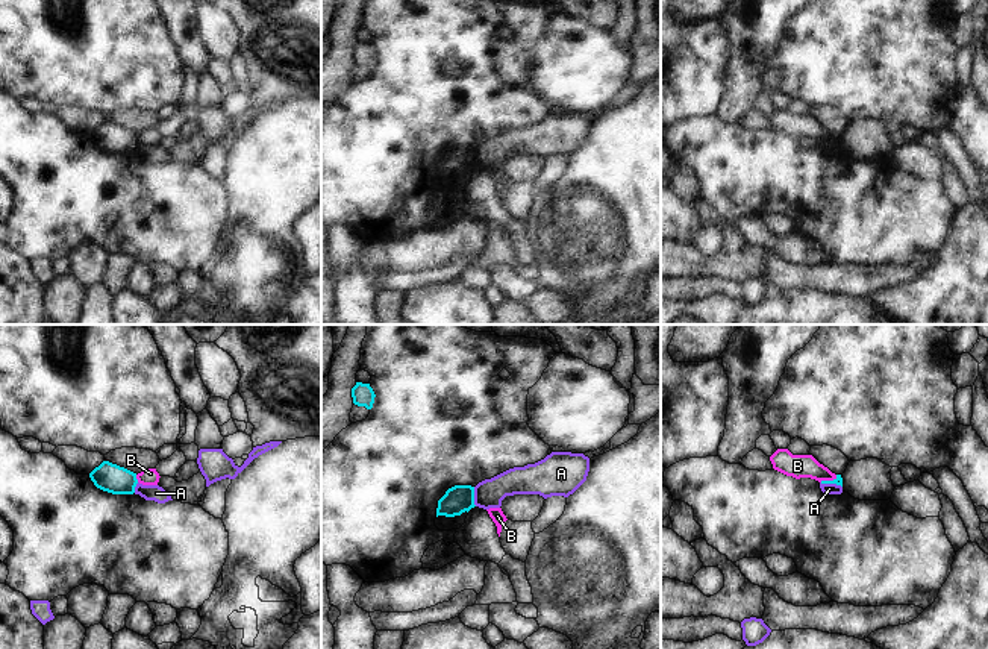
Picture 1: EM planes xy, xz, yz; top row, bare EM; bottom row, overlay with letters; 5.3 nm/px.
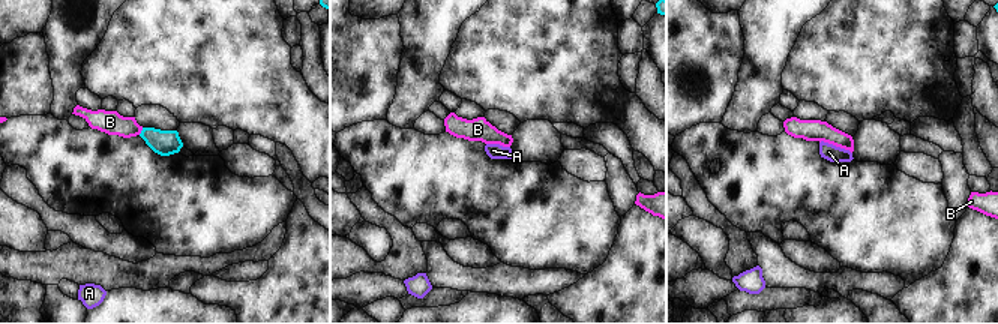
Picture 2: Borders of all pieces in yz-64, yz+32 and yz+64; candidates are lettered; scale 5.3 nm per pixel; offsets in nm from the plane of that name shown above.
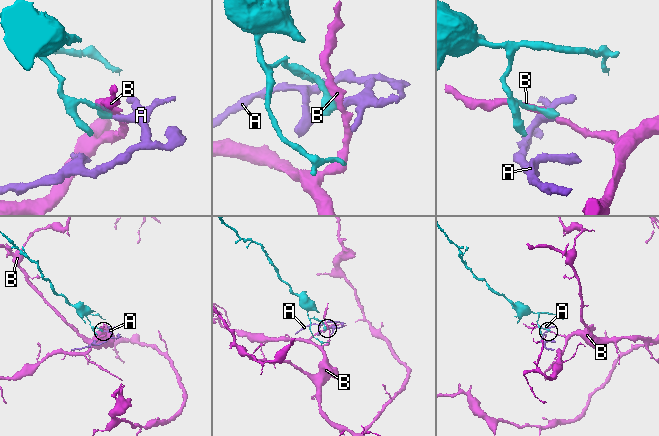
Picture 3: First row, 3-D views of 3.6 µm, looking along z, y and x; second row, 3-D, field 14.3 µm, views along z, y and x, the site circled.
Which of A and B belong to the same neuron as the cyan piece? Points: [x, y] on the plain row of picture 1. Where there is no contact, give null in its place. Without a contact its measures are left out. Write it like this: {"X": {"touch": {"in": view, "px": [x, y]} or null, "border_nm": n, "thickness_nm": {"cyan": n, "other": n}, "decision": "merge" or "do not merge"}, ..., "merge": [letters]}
{"A": {"touch": {"in": "xz", "px": [473, 156]}, "border_nm": 110, "thickness_nm": {"cyan": 150, "other": 150}, "decision": "do not merge"}, "B": {"touch": {"in": "xy", "px": [135, 138]}, "border_nm": 40, "thickness_nm": {"cyan": 150, "other": 90}, "decision": "do not merge"}, "merge": []}

